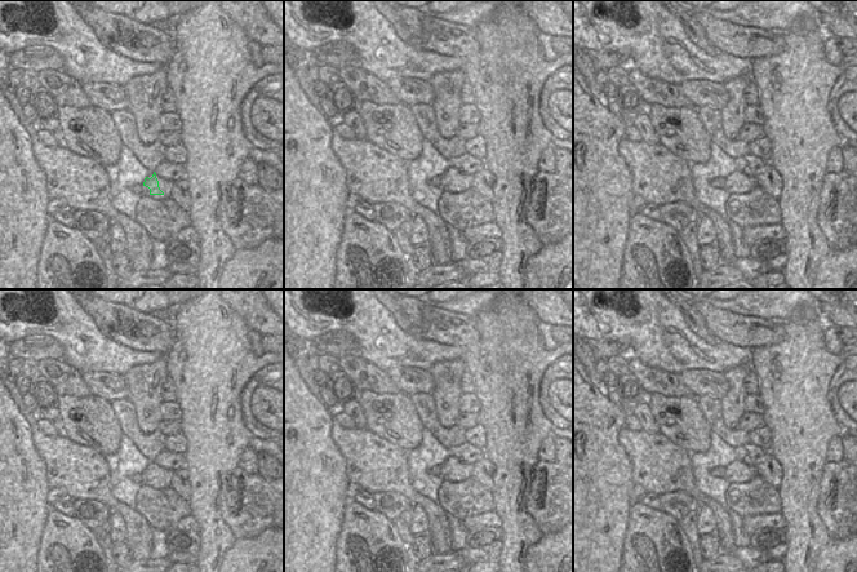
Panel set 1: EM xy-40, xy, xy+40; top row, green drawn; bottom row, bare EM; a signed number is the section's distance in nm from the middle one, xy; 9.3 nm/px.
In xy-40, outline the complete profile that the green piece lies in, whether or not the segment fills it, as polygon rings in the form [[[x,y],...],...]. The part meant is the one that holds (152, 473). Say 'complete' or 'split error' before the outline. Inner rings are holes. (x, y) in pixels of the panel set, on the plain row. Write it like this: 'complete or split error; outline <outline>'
split error; outline [[[157,452],[152,466],[146,466],[143,475],[150,478],[150,484],[176,482],[182,478],[182,466],[170,464],[165,456]]]

